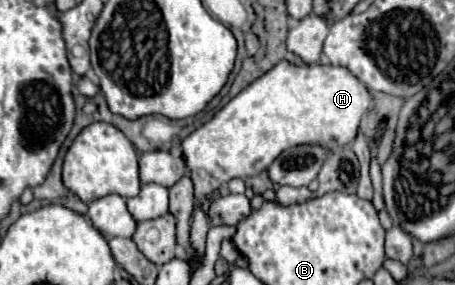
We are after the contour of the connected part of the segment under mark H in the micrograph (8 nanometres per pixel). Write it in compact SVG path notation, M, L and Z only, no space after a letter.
M282 60L270 72L266 72L248 88L244 88L236 98L232 98L210 122L202 124L188 138L184 138L182 140L184 158L188 168L192 170L192 180L196 188L196 208L190 224L190 242L198 250L198 254L204 254L206 232L210 228L204 212L200 210L200 202L208 194L212 194L216 188L220 188L220 184L232 178L248 178L260 174L286 148L294 148L300 144L318 144L318 146L326 146L326 150L332 152L340 146L354 142L360 122L370 110L370 106L372 106L370 90L346 66L332 66L332 64L296 66L288 60Z

